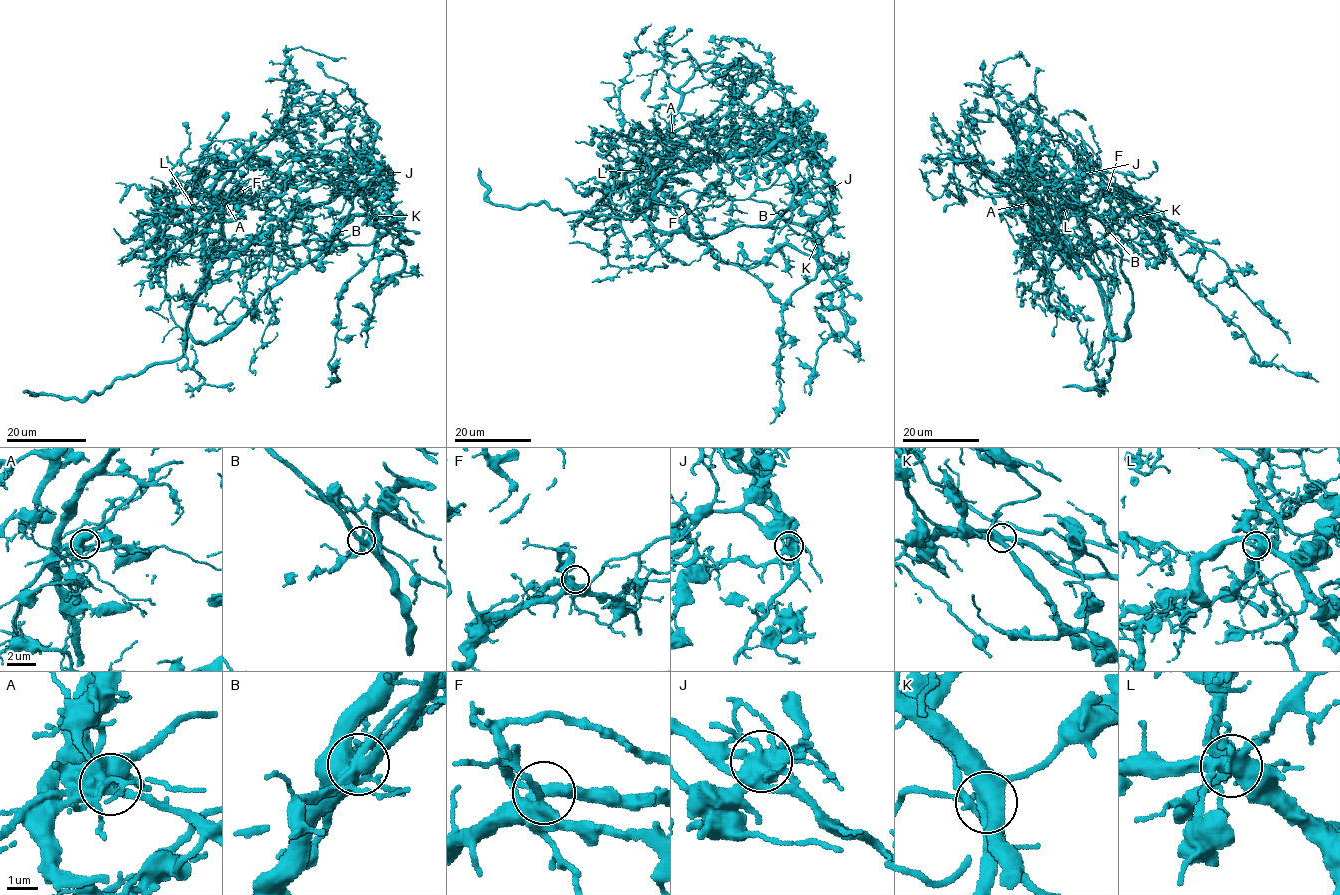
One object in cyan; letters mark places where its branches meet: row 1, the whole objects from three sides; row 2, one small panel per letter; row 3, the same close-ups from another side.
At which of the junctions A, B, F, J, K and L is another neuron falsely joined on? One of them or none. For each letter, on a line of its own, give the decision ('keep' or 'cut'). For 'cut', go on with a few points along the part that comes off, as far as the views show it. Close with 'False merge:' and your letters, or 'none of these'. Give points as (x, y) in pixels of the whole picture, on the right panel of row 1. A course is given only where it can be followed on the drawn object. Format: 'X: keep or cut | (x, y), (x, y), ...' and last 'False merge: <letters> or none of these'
A: keep
B: keep
F: keep
J: keep
K: keep
L: keep
False merge: none of these

